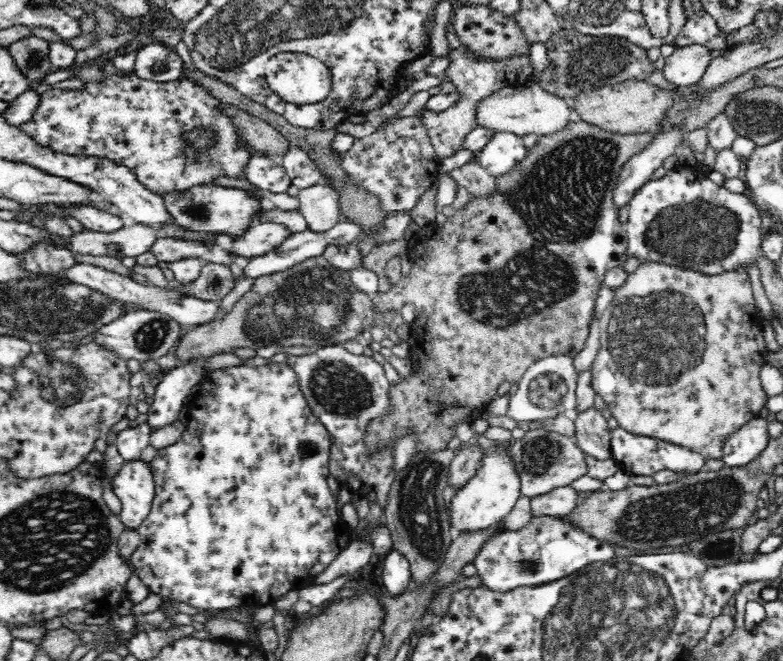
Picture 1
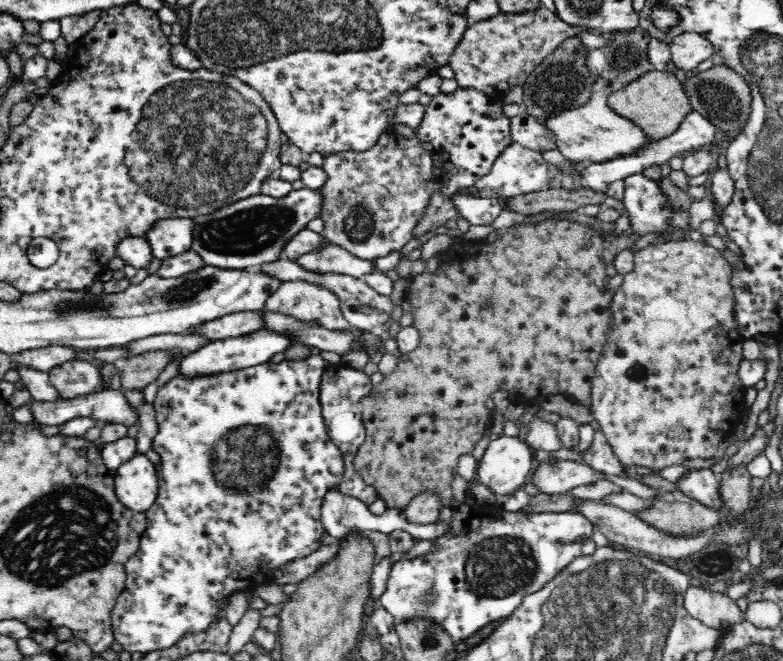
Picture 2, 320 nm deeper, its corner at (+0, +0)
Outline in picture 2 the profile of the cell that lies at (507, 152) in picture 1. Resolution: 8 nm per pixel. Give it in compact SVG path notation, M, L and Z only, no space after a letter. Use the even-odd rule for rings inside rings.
M512 143L500 152L500 156L492 163L489 173L481 176L473 185L481 197L500 198L513 194L542 191L544 188L549 188L556 174L558 174L556 165L546 162L542 154L520 144Z

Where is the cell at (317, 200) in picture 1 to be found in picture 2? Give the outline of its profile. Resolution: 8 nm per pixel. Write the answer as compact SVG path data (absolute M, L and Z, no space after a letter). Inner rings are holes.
M324 238L323 245L296 259L304 269L314 272L332 271L361 278L363 274L377 271L370 260L362 260L340 245Z

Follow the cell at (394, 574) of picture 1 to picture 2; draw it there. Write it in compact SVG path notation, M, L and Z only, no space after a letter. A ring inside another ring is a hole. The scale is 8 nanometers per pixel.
M470 491L463 501L457 501L453 496L446 494L444 499L444 508L438 516L438 521L446 521L449 529L443 536L434 539L433 541L438 546L438 550L427 553L422 556L416 556L412 560L399 560L391 569L390 575L387 581L386 591L380 596L378 605L386 608L388 612L392 613L397 619L397 622L404 622L404 620L410 620L410 618L430 618L435 622L438 622L443 626L445 630L449 631L449 634L453 637L452 640L460 642L460 640L466 640L474 635L477 631L482 630L486 625L507 617L524 599L525 595L532 594L545 586L546 583L553 580L562 570L565 570L577 557L584 555L592 555L596 550L596 545L591 539L582 543L580 541L581 536L590 538L592 534L592 527L594 524L590 522L585 516L578 514L576 511L549 511L538 514L526 514L521 511L503 511L498 518L489 518L484 515L484 510L476 509L474 507L472 498L470 497Z

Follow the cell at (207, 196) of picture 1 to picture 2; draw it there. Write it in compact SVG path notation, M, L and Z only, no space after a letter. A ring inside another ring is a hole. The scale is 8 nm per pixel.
M306 187L292 189L292 192L284 197L272 197L272 195L262 193L248 195L246 198L228 203L227 208L218 208L210 214L198 214L191 218L192 225L194 225L191 249L200 254L206 265L256 272L260 263L282 257L281 250L284 243L300 230L307 228L310 220L320 216L320 206L319 189L310 190Z

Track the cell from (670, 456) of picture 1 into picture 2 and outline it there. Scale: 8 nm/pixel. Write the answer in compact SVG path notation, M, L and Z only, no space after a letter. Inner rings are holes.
M711 469L686 470L675 484L684 494L719 509L721 502L719 502L719 494L717 494L718 482L716 474Z

